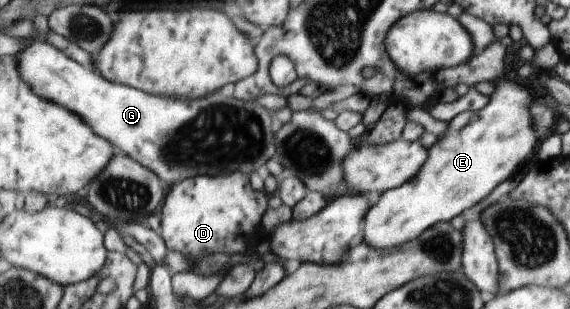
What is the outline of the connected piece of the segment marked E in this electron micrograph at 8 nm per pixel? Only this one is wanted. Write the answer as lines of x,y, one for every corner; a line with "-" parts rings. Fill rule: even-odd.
498,41
493,42
480,52
475,53
471,59
453,68
443,68
434,73
433,80
445,85
454,83
459,78
465,84
475,84
479,81
489,81
493,83
493,93
489,95
489,101
485,107
473,112
461,112
446,122
446,130
436,137
435,143
427,149
427,159
421,167
421,171
406,181
399,184
399,187
391,188
389,192
383,192
377,202
369,207
364,216
364,229
362,239
366,245
376,250
386,251
406,241
415,240
427,228
431,228
439,222
449,222
452,217
459,215
461,211
469,209
477,201
481,201
485,195
489,195
501,181
511,177
516,173
517,167
523,165
525,161
533,159
533,149
537,143
531,115
529,115
529,105
533,101
531,93
509,81
505,72
503,73
503,53
504,46

